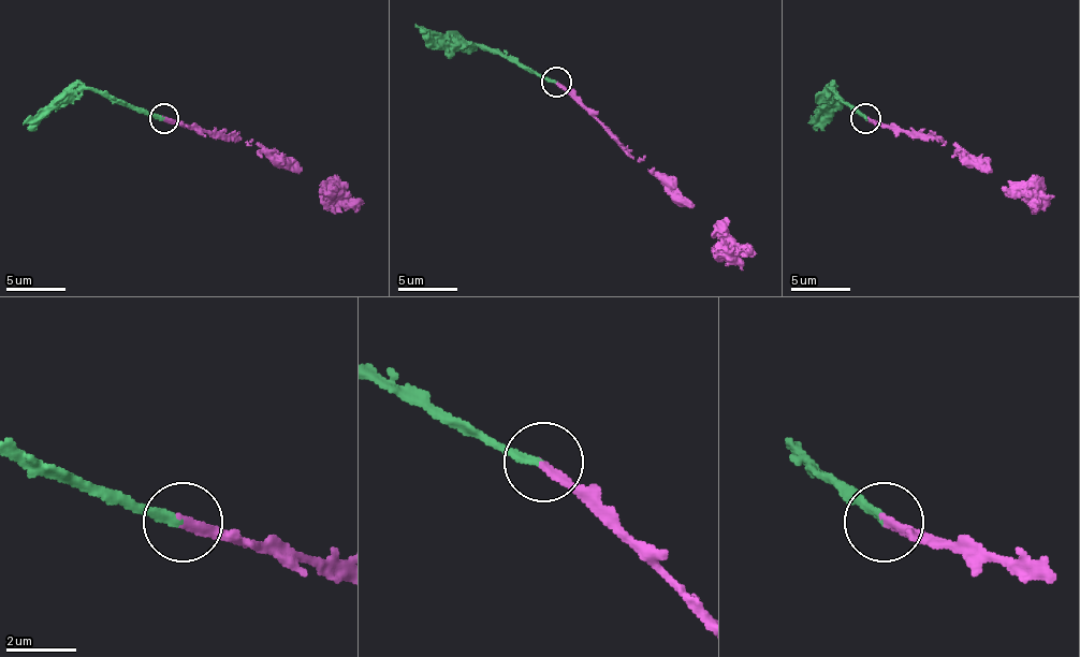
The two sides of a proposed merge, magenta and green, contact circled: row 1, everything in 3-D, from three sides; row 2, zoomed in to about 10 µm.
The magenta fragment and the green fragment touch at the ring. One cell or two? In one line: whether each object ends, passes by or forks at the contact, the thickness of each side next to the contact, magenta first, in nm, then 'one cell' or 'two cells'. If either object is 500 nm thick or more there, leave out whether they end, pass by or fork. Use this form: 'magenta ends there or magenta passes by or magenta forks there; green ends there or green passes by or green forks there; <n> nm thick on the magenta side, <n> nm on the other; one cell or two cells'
magenta ends there; green ends there; 260 nm thick on the magenta side, 220 nm on the other; one cell

